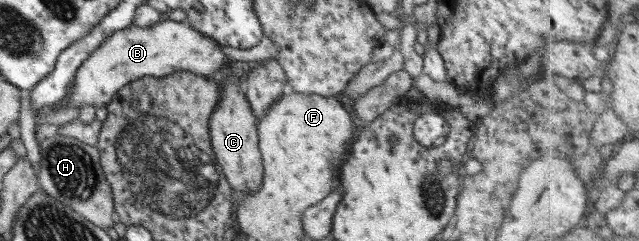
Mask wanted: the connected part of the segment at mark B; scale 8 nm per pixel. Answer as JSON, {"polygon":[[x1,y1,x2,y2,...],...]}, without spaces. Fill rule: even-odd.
{"polygon":[[165,17,147,27,130,25,113,32,79,66,63,104,79,108,84,105,93,105,95,108,105,106,117,90,142,77,165,77,173,72,189,72,207,78,213,74,225,74,231,60,221,52,223,47,190,24]]}

